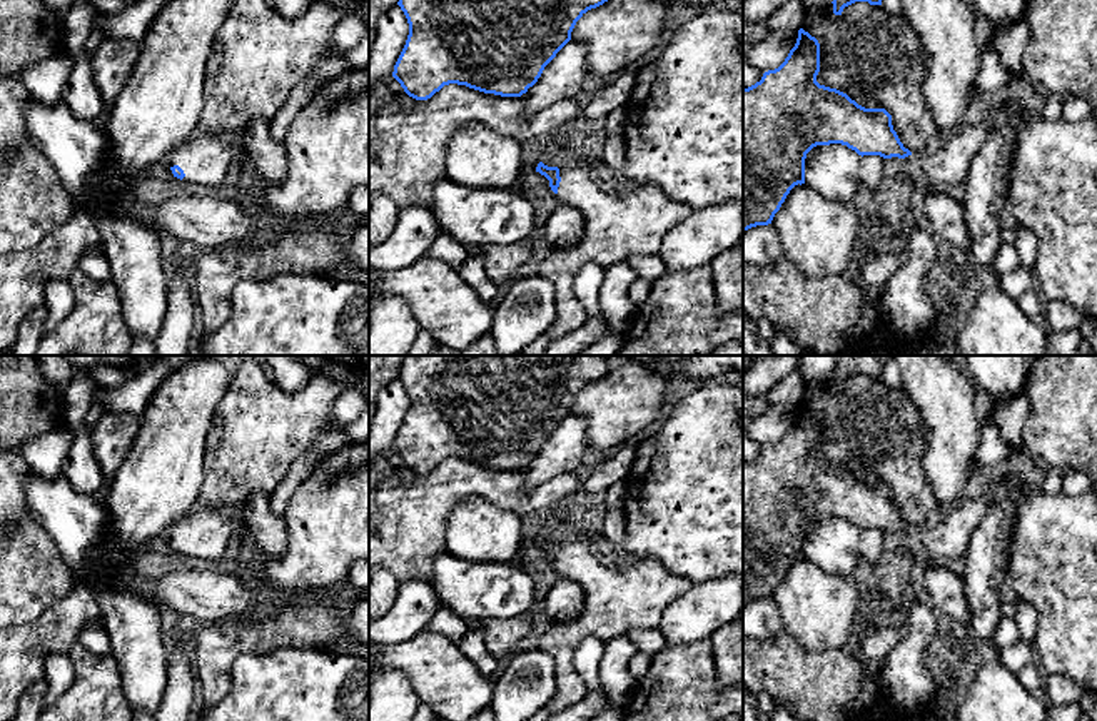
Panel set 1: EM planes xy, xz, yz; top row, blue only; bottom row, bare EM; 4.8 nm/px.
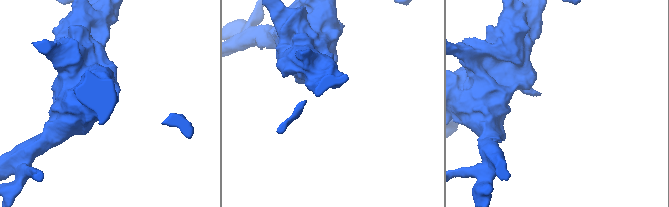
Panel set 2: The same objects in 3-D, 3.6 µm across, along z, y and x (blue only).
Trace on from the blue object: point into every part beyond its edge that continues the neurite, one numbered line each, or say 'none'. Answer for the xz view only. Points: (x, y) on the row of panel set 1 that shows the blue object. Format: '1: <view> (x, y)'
1: xz (618, 222)

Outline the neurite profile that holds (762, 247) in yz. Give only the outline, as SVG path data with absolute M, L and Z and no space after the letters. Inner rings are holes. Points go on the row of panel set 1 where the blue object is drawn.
M771 224L756 225L743 232L743 264L768 267L785 257L780 237Z

